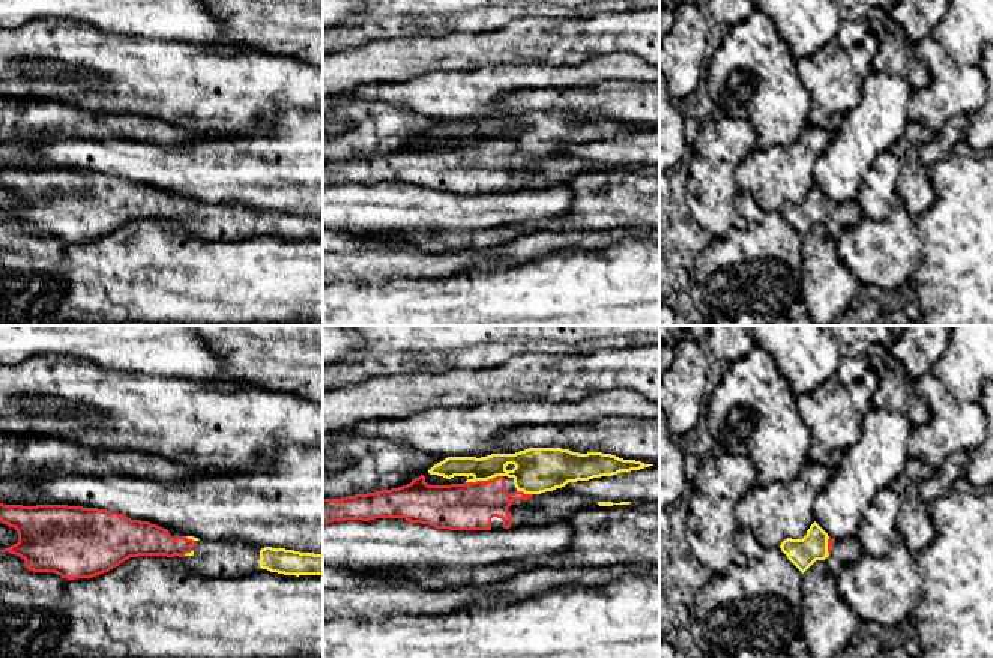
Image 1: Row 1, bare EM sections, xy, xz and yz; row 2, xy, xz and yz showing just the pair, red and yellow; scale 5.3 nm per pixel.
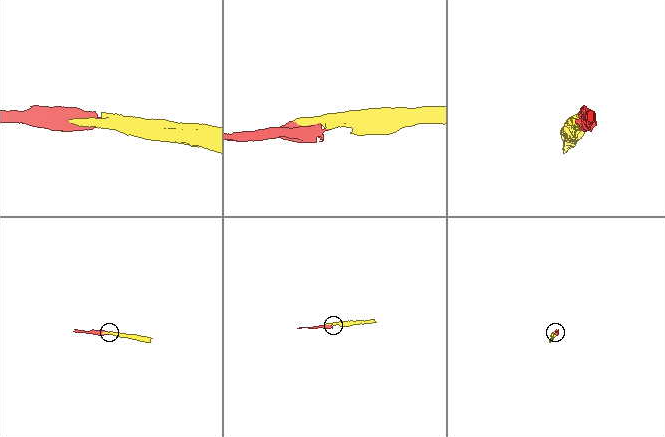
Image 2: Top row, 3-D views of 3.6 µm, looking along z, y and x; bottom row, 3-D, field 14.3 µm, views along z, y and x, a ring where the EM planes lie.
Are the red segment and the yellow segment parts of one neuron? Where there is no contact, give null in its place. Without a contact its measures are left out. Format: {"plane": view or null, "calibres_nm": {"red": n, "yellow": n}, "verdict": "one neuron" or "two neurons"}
{"plane": "xz", "calibres_nm": {"red": 260, "yellow": 190}, "verdict": "one neuron"}

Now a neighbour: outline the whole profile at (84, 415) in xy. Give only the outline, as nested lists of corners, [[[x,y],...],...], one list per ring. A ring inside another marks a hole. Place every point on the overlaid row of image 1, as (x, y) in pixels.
[[[78,407],[75,412],[69,413],[65,409],[59,410],[62,419],[74,419],[83,425],[95,425],[101,421],[101,415],[92,407]]]

